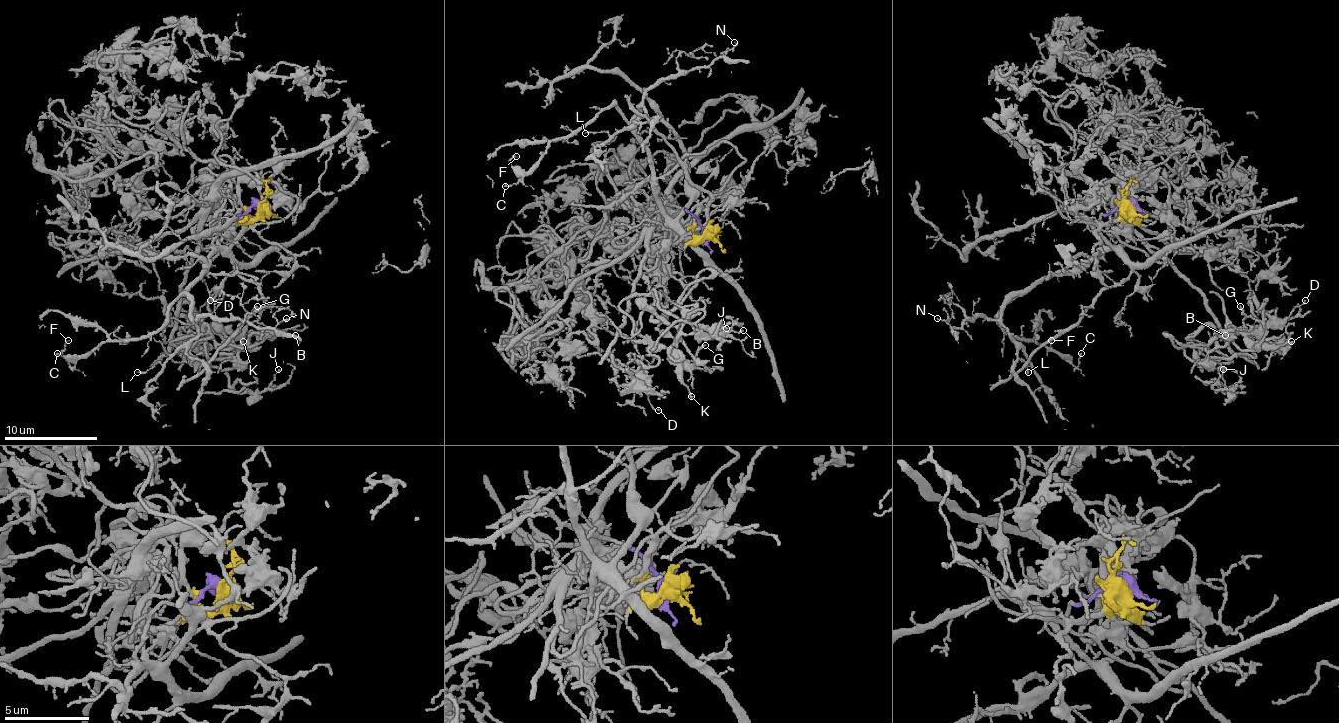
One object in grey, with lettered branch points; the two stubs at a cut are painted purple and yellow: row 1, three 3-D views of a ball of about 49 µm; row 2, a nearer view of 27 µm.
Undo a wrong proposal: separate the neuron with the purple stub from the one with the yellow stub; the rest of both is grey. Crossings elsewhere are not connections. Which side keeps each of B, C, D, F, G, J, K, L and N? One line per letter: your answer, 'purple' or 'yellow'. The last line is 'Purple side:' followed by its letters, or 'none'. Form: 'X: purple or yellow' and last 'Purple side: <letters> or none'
B: yellow
C: purple
D: yellow
F: purple
G: yellow
J: yellow
K: yellow
L: purple
N: purple
Purple side: C, F, L, N

